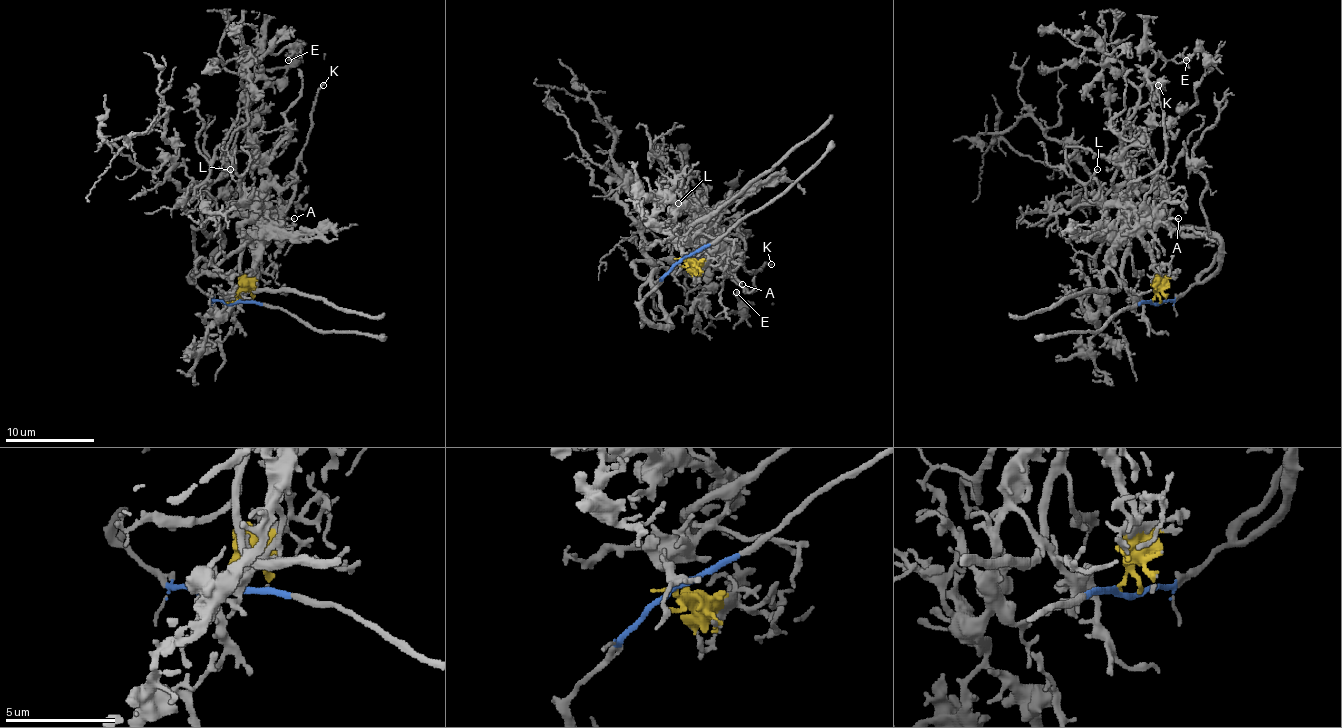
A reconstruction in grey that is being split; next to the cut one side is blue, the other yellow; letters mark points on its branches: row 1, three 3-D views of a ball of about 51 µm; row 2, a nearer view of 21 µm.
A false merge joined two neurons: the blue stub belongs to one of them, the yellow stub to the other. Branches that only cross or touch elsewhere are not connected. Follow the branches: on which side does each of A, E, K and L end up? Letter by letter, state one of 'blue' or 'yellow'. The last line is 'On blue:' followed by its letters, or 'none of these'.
A: yellow
E: blue
K: yellow
L: yellow
On blue: E

